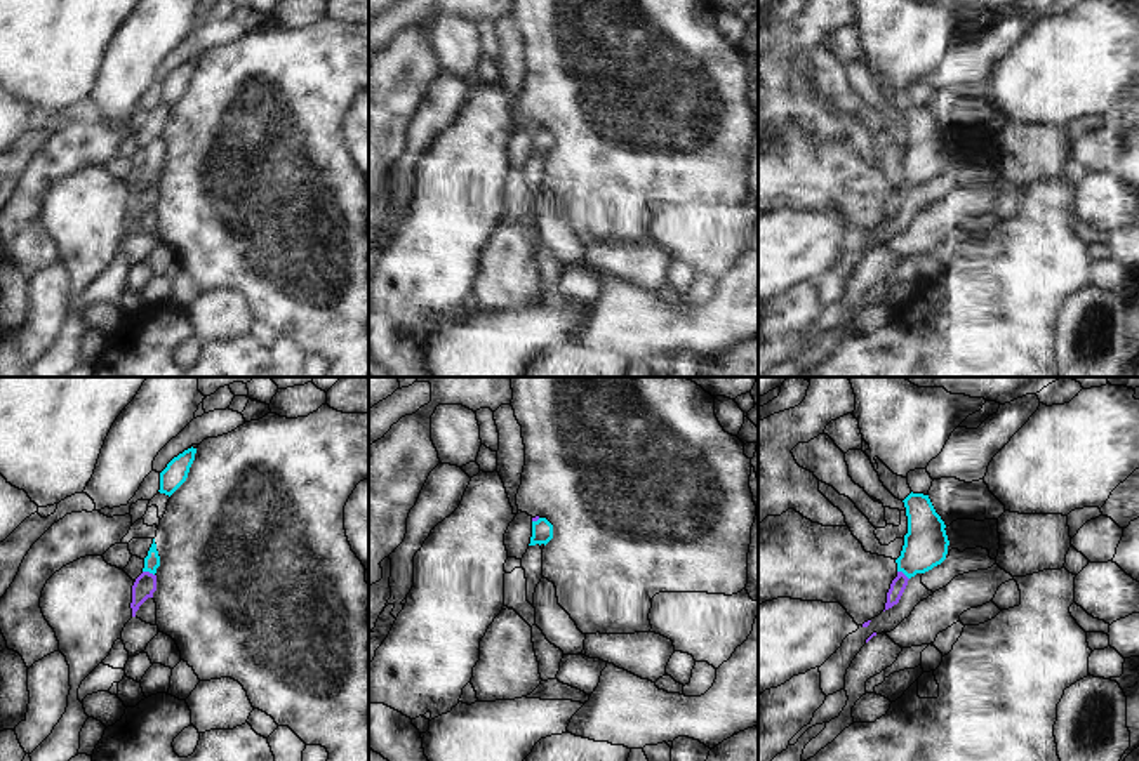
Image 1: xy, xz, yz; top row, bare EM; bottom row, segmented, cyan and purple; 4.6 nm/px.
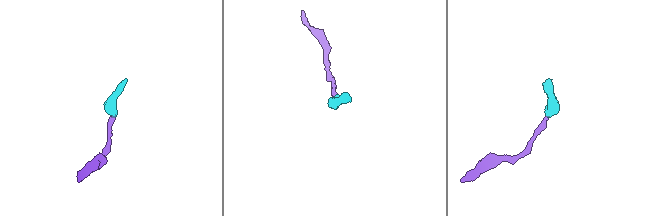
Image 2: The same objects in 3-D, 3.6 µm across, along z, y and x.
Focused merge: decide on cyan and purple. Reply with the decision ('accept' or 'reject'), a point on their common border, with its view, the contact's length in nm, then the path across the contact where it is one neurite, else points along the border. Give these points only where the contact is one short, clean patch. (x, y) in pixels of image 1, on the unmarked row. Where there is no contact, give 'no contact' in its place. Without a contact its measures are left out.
accept; meets cyan in xy at (148, 181); contact 60 nm long; runs through xy (152, 172), (148, 181), (145, 197)

